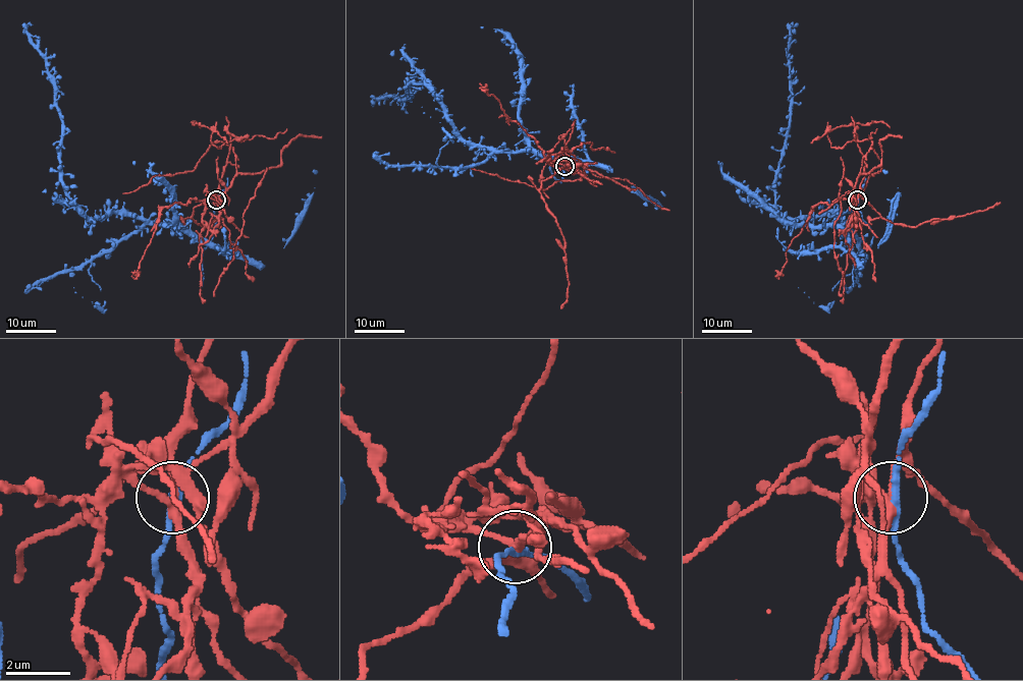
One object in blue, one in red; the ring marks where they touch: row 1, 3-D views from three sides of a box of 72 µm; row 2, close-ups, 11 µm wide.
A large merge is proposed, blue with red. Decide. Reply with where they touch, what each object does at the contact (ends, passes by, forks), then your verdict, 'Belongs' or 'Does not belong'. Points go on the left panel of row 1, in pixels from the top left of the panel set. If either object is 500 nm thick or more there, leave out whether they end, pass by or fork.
Place: (216, 200). At the ring blue passes by. At the ring red forks. Does not belong

